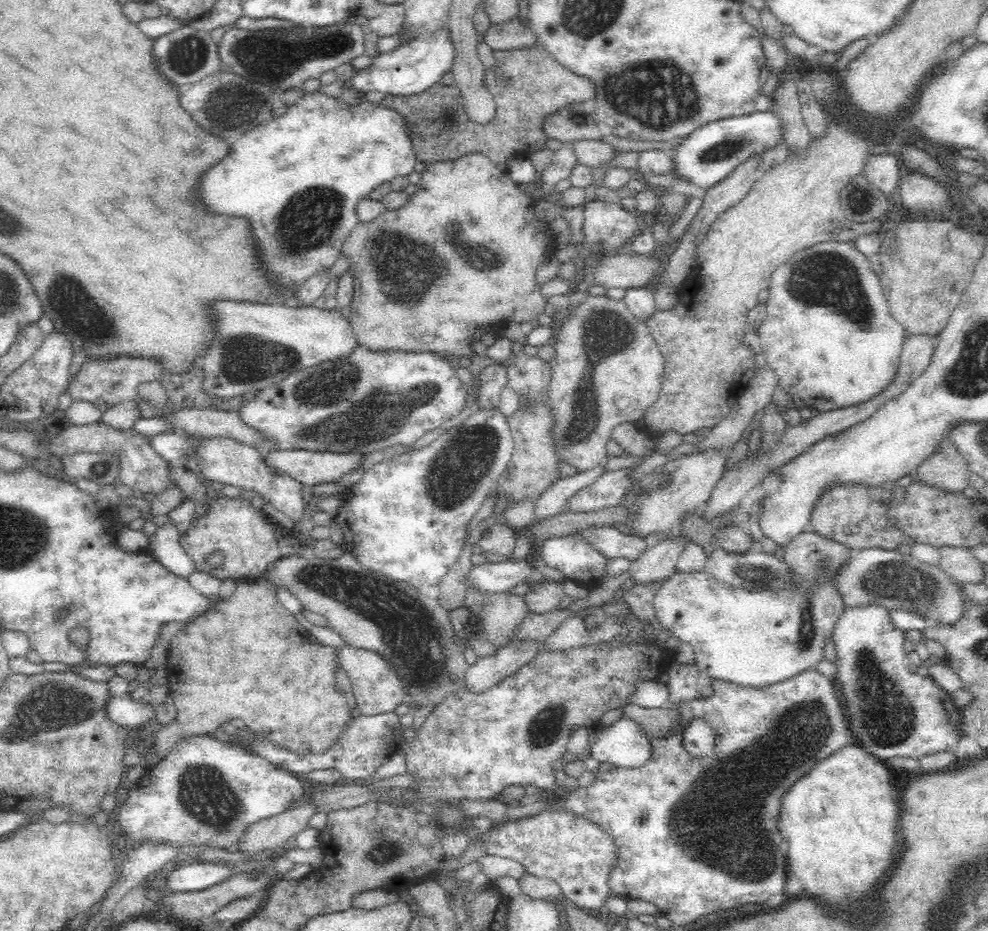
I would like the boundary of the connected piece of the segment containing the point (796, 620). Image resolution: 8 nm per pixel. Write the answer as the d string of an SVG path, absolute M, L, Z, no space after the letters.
M812 530L800 531L794 538L791 538L788 543L782 546L782 564L786 567L786 580L783 582L782 586L776 586L776 588L768 588L760 591L746 591L740 588L727 587L709 575L706 575L703 571L696 572L681 572L676 569L674 572L670 573L670 576L666 576L662 581L658 583L658 588L656 588L656 594L653 598L653 608L654 616L656 616L656 621L660 624L663 630L668 630L674 636L677 636L682 641L686 641L696 649L696 664L695 667L699 672L704 672L708 674L713 679L726 682L734 682L740 686L756 687L762 688L775 683L780 683L789 680L793 676L806 672L806 670L816 669L818 664L822 660L826 659L826 644L833 641L834 630L844 615L846 605L846 597L844 596L844 591L842 591L840 580L843 573L847 570L849 565L852 563L855 551L851 550L842 541L826 535L822 535L821 532L816 532Z

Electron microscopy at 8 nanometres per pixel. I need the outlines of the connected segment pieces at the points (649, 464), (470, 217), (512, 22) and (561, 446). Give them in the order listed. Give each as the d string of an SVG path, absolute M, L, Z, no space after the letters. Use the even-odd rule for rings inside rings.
M752 328L745 332L746 336L743 338L744 344L748 348L752 349L753 355L756 356L754 363L754 372L742 392L739 394L729 413L718 423L709 428L708 434L704 434L702 438L694 440L694 442L683 441L675 448L672 448L670 452L658 452L657 450L652 452L650 455L643 458L641 462L640 470L636 472L636 475L642 476L642 474L651 473L656 467L664 466L668 462L672 462L682 456L686 456L692 453L699 453L709 448L722 447L722 446L734 446L741 438L741 434L748 430L747 425L752 420L753 416L756 416L757 412L760 412L770 401L772 401L773 393L776 385L778 384L778 376L776 373L767 365L764 357L764 351L761 350L761 344L757 331Z
M473 154L462 156L454 162L434 162L430 163L426 170L422 172L422 178L418 182L418 190L411 196L411 202L399 210L387 210L378 216L376 220L358 223L345 238L342 253L350 256L350 269L356 271L358 288L355 289L354 298L351 303L350 324L356 333L359 346L374 354L390 354L396 352L407 352L408 354L422 354L428 352L435 354L445 361L454 360L462 364L468 364L474 358L474 348L476 344L482 343L484 334L499 335L500 330L508 322L537 322L540 314L546 312L546 306L550 302L550 297L542 292L542 284L538 280L538 270L546 258L554 255L554 250L558 242L554 239L554 233L550 230L549 223L540 222L536 216L537 200L530 195L526 187L514 181L507 170L501 171L488 157L483 154ZM454 240L462 242L466 240L466 252L462 252L462 244L454 244ZM502 262L502 268L474 268L474 266L484 266L484 264L498 264Z
M516 15L502 22L492 23L490 30L481 39L493 49L506 50L532 44L538 36L532 29L530 20Z
M589 295L582 304L576 306L576 310L568 322L556 332L554 348L556 349L557 356L554 360L550 360L552 369L554 369L550 391L552 391L554 407L556 407L556 411L558 411L558 440L556 440L556 448L558 449L560 456L564 457L564 460L568 462L568 464L571 464L573 467L575 466L578 470L583 472L596 467L608 458L607 446L609 440L613 439L612 432L616 426L623 422L631 422L635 424L642 423L646 410L648 410L652 404L658 402L658 399L662 394L662 382L666 368L666 365L664 364L664 356L659 350L659 346L654 340L654 335L652 335L652 331L650 331L650 327L646 325L646 322L639 319L637 316L634 316L623 299L616 300L607 295Z

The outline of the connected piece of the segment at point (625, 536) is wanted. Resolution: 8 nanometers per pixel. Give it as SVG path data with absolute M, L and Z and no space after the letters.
M606 526L586 530L582 532L582 535L586 535L601 552L613 561L624 559L632 563L651 548L648 541L639 534Z

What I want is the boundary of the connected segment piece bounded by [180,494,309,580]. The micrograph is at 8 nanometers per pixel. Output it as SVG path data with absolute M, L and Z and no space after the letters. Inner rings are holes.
M222 494L218 499L212 499L210 514L193 518L192 530L184 538L180 536L180 544L194 558L197 571L208 572L221 580L263 577L274 560L309 556L296 530L288 531L272 523L262 509L252 507L248 500L240 496L228 498ZM217 555L222 557L220 566L213 564Z

